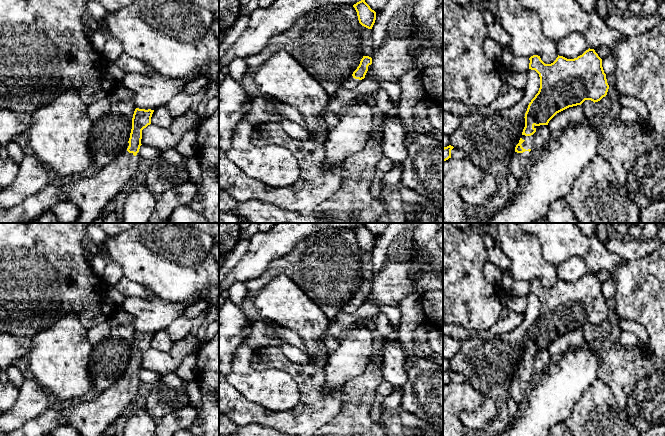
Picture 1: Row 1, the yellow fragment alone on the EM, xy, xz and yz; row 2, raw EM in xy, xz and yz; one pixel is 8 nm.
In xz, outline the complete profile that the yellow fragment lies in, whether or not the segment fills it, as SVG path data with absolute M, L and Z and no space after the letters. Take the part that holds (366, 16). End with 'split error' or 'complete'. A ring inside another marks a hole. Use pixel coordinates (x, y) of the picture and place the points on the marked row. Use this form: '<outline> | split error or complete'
M365 0L357 2L353 7L357 12L359 23L368 29L372 29L376 20L376 12L370 8Z | complete

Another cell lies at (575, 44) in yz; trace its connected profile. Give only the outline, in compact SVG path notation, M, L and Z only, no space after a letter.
M573 32L566 38L557 41L558 55L567 59L574 59L589 49L585 36Z

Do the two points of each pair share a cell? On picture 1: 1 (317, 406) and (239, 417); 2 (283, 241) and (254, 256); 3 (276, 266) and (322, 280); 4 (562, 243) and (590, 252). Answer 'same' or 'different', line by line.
1: same
2: same
3: same
4: same

